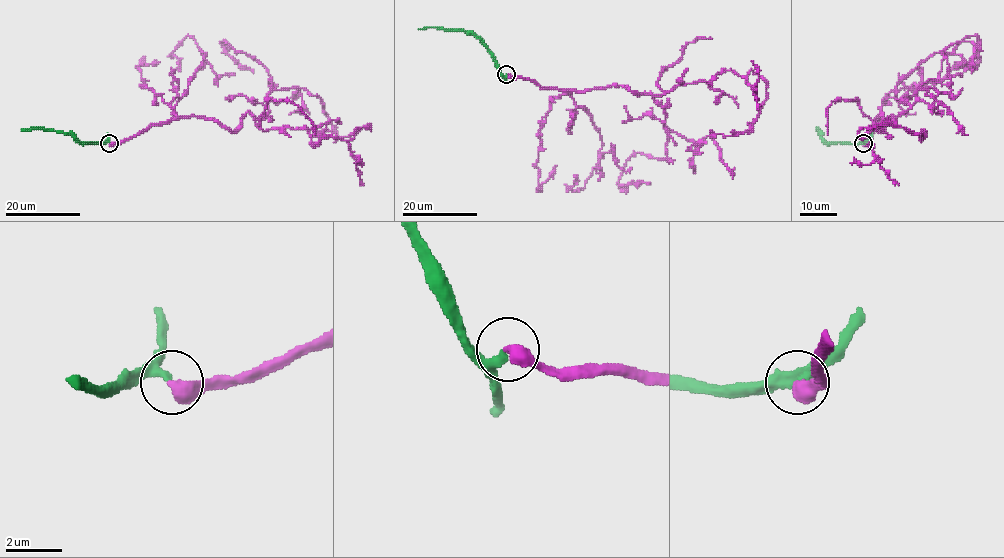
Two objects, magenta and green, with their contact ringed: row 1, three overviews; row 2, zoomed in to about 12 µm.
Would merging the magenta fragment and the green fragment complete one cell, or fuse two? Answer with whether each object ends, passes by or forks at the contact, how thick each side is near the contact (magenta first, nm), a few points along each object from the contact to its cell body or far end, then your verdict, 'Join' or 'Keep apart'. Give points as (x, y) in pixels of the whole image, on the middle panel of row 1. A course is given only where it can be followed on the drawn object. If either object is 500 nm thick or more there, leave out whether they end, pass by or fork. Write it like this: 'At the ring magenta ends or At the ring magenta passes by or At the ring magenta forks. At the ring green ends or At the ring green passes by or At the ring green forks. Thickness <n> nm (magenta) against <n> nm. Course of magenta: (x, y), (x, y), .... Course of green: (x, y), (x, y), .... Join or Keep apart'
Thickness 550 nm (magenta) against 220 nm. Course of magenta: (507, 74), (654, 95), (727, 71), (759, 74), (766, 99), (755, 122), (710, 130). Course of green: (506, 74), (501, 73), (493, 54), (471, 32), (437, 28), (419, 29). Join

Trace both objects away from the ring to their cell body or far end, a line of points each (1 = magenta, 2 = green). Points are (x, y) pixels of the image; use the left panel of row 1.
1: (110, 143), (182, 117), (234, 130), (247, 113), (264, 130), (306, 128), (314, 144), (369, 124), (313, 136)
2: (109, 142), (82, 142), (68, 133), (40, 128), (22, 130)

